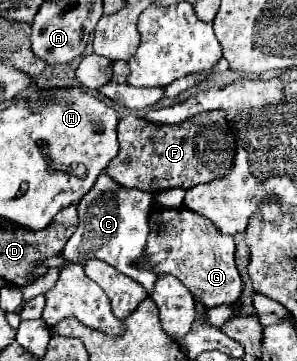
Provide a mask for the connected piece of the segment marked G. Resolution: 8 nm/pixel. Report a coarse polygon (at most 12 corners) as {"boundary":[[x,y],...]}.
{"boundary":[[156,209],[136,265],[206,309],[242,293],[236,243],[190,209]]}

